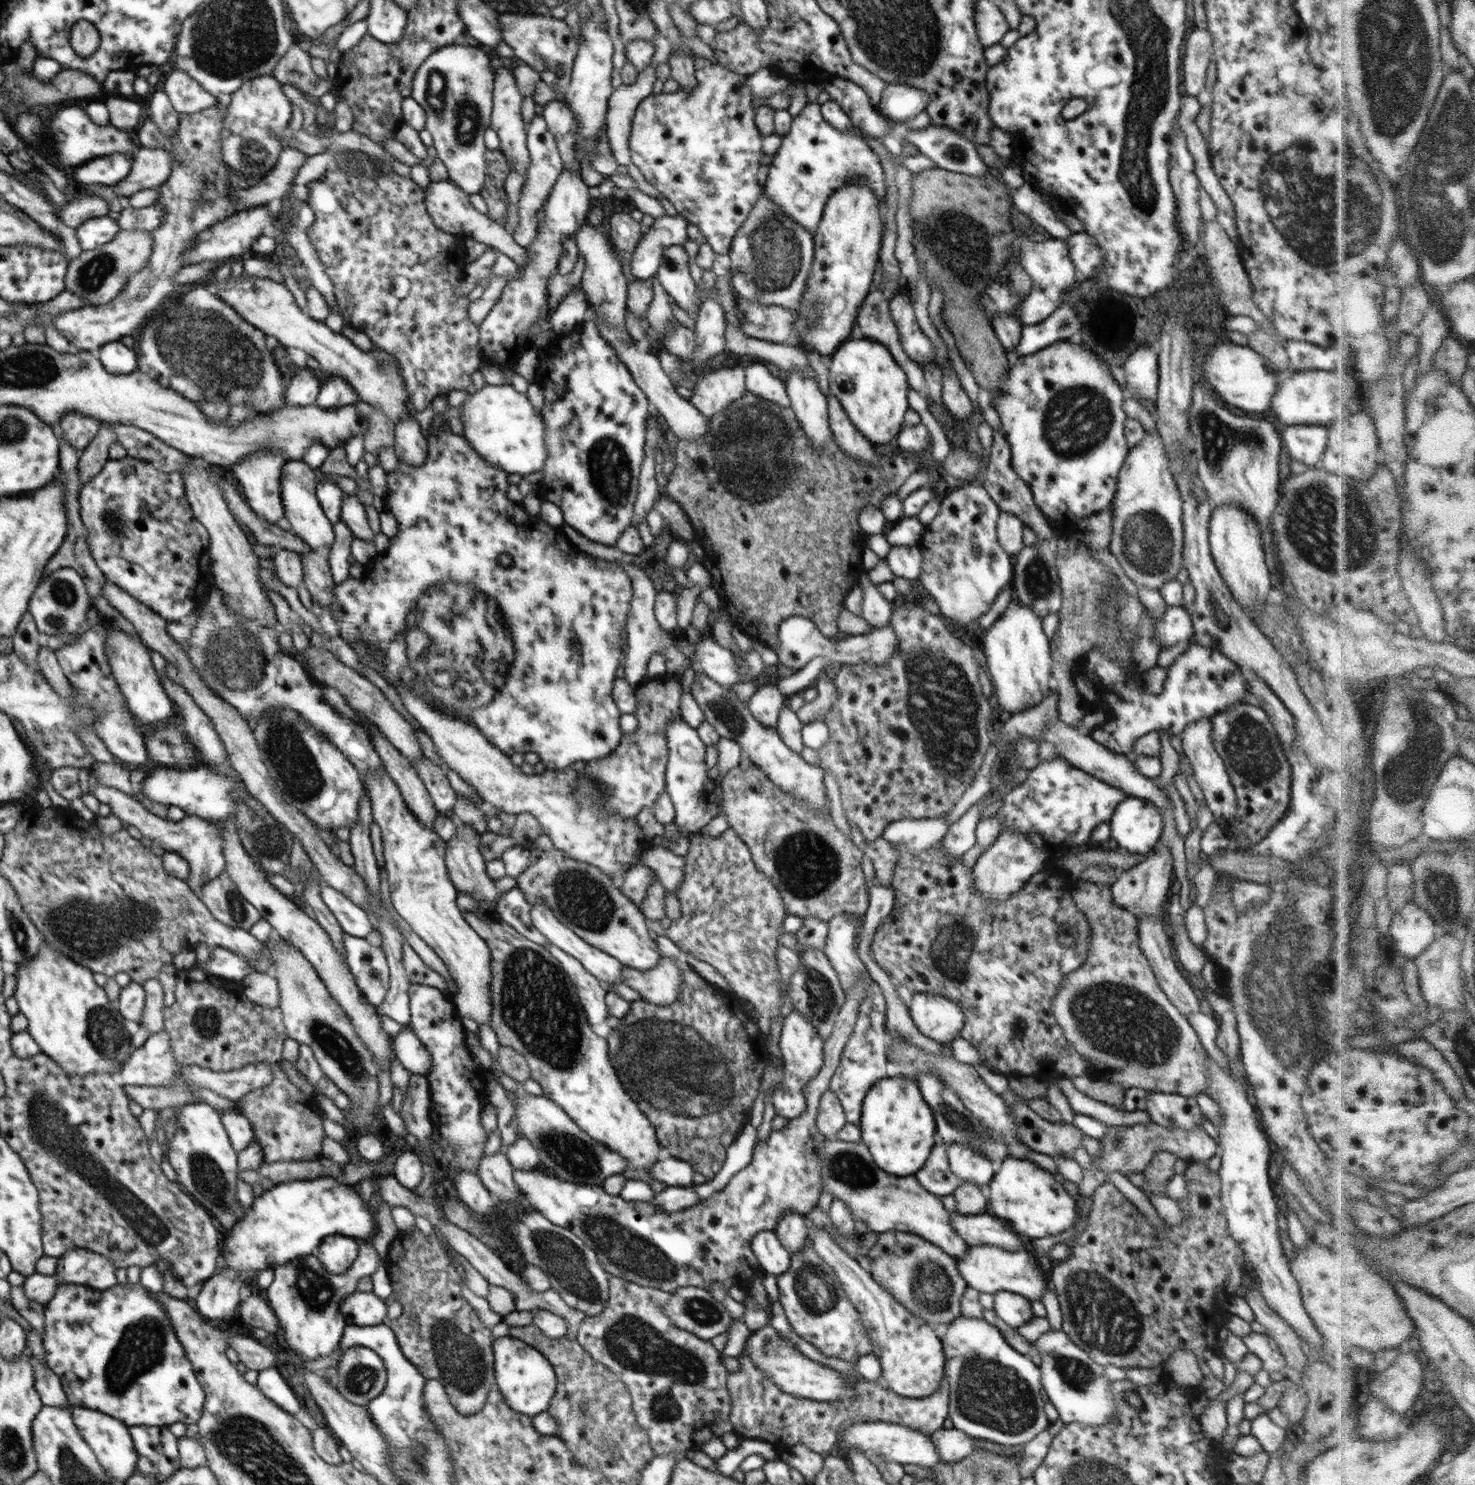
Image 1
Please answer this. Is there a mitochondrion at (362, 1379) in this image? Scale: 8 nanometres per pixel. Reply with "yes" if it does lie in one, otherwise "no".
yes

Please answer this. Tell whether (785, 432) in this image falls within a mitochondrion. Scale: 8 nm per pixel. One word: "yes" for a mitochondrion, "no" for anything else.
no

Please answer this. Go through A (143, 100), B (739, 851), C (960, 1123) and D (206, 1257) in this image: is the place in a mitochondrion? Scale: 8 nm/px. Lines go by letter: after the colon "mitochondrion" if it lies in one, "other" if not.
A: other
B: other
C: mitochondrion
D: other

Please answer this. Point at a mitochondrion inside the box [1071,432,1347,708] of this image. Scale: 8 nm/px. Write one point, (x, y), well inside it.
(1147, 540)

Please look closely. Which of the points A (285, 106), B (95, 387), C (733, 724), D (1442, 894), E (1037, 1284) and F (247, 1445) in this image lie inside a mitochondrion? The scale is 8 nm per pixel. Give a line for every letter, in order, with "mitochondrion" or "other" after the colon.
A: other
B: other
C: mitochondrion
D: mitochondrion
E: other
F: mitochondrion

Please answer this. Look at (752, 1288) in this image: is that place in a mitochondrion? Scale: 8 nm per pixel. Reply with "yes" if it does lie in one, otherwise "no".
no

